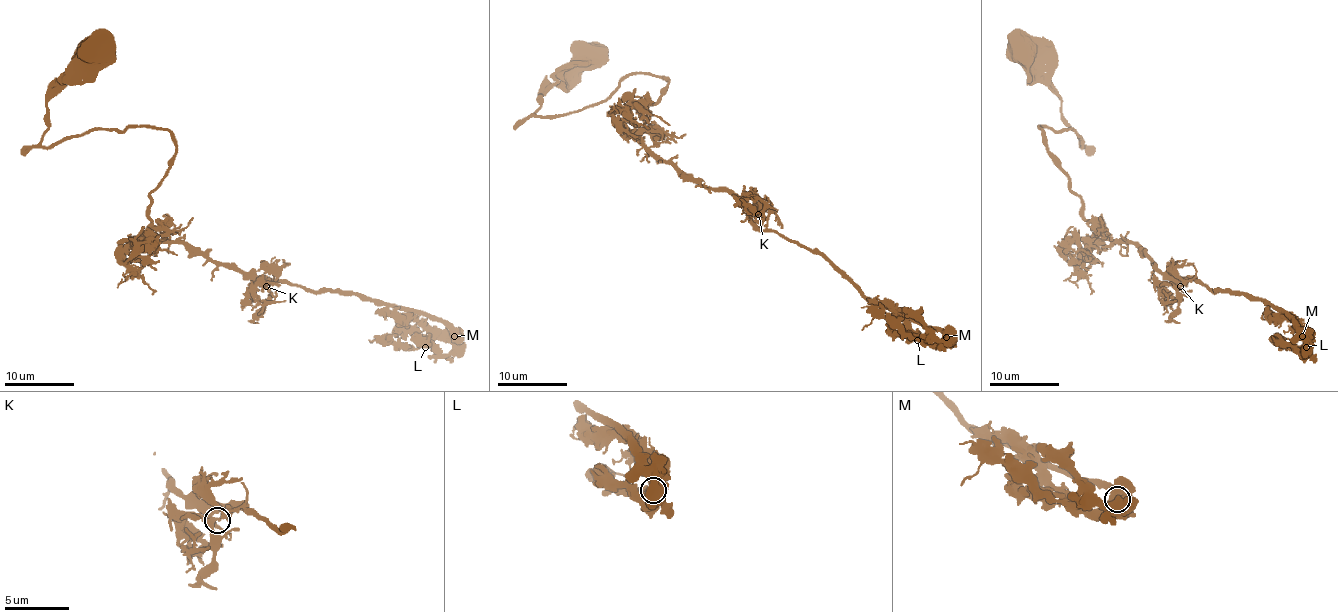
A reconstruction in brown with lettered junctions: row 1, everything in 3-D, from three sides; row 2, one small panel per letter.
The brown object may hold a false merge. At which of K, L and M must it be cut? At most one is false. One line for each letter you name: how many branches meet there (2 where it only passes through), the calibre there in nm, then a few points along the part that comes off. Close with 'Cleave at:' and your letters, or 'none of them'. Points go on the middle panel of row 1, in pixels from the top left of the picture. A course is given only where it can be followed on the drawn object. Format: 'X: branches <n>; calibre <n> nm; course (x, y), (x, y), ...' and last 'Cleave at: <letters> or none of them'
Cleave at: none of them

